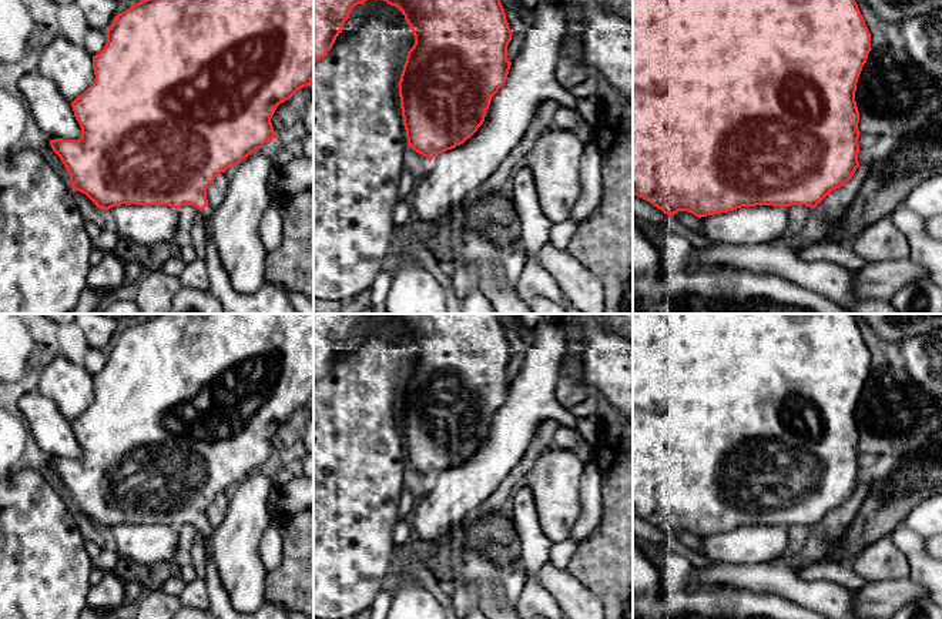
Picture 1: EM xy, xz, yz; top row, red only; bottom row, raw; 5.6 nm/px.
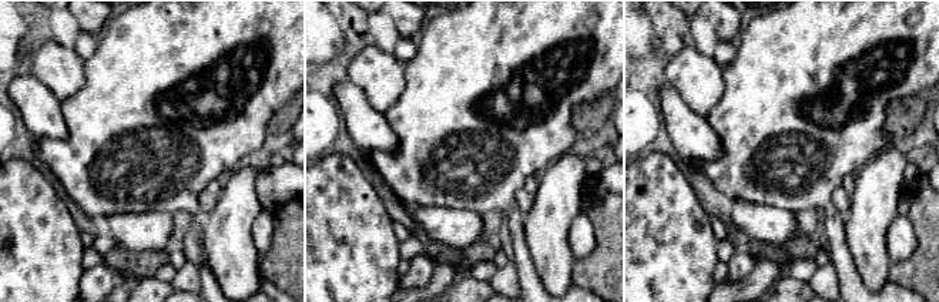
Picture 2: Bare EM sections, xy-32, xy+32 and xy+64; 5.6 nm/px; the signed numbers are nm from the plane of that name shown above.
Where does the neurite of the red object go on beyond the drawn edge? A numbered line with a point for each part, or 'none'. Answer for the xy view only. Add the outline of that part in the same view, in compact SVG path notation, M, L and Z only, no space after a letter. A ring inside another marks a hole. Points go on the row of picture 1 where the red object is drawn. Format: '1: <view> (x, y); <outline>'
1: xy (270, 298); M209 204L200 211L200 218L208 234L205 255L209 277L208 291L219 301L224 314L298 314L285 290L274 282L266 281L259 290L249 294L239 292L232 287L211 240L211 215L212 207Z

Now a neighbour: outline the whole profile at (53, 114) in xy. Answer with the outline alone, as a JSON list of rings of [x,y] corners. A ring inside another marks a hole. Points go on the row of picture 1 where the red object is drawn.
[[[38,70],[21,77],[19,91],[37,127],[48,140],[78,140],[81,137],[81,127],[74,117],[71,104],[58,87]]]

